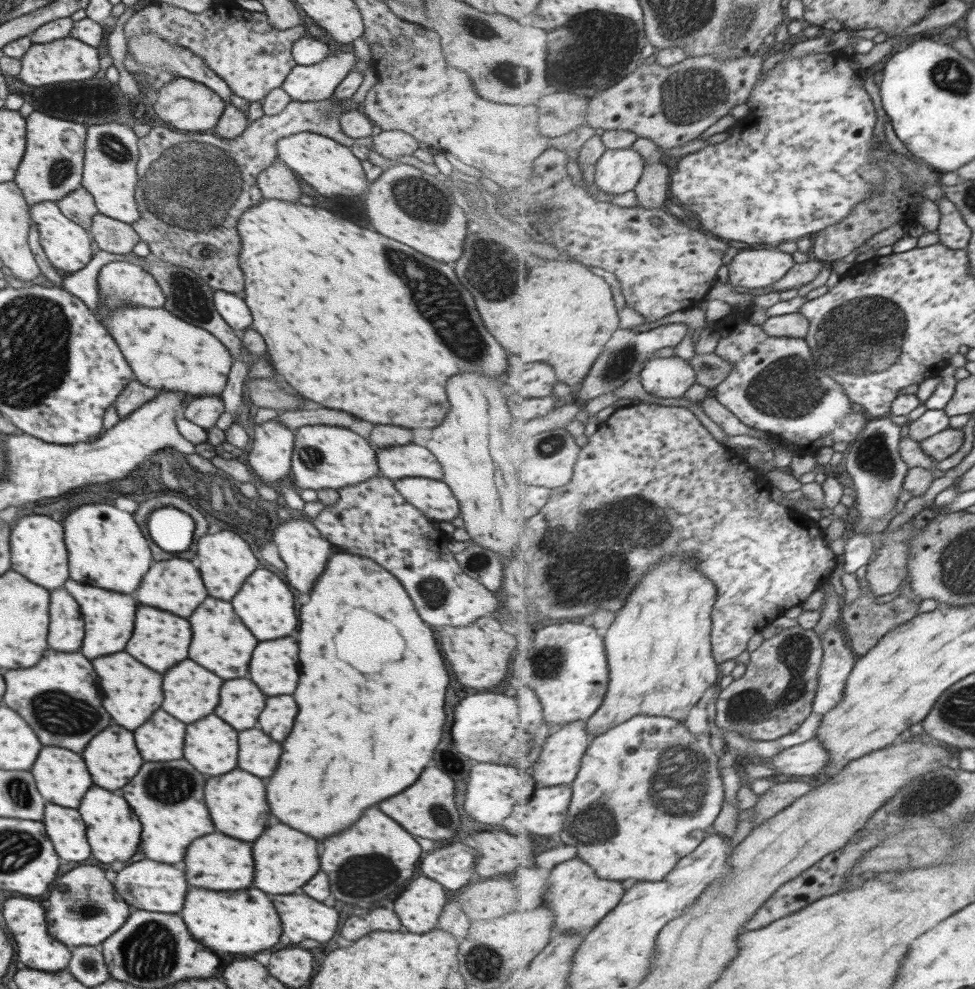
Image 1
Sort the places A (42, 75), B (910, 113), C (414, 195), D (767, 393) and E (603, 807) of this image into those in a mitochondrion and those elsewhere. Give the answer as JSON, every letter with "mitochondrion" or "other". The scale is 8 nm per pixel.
{"A":"other","B":"other","C":"mitochondrion","D":"mitochondrion","E":"mitochondrion"}

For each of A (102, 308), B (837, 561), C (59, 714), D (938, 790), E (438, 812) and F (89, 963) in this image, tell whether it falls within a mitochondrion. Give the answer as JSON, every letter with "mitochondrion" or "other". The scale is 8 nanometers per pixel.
{"A":"other","B":"other","C":"mitochondrion","D":"mitochondrion","E":"mitochondrion","F":"mitochondrion"}

